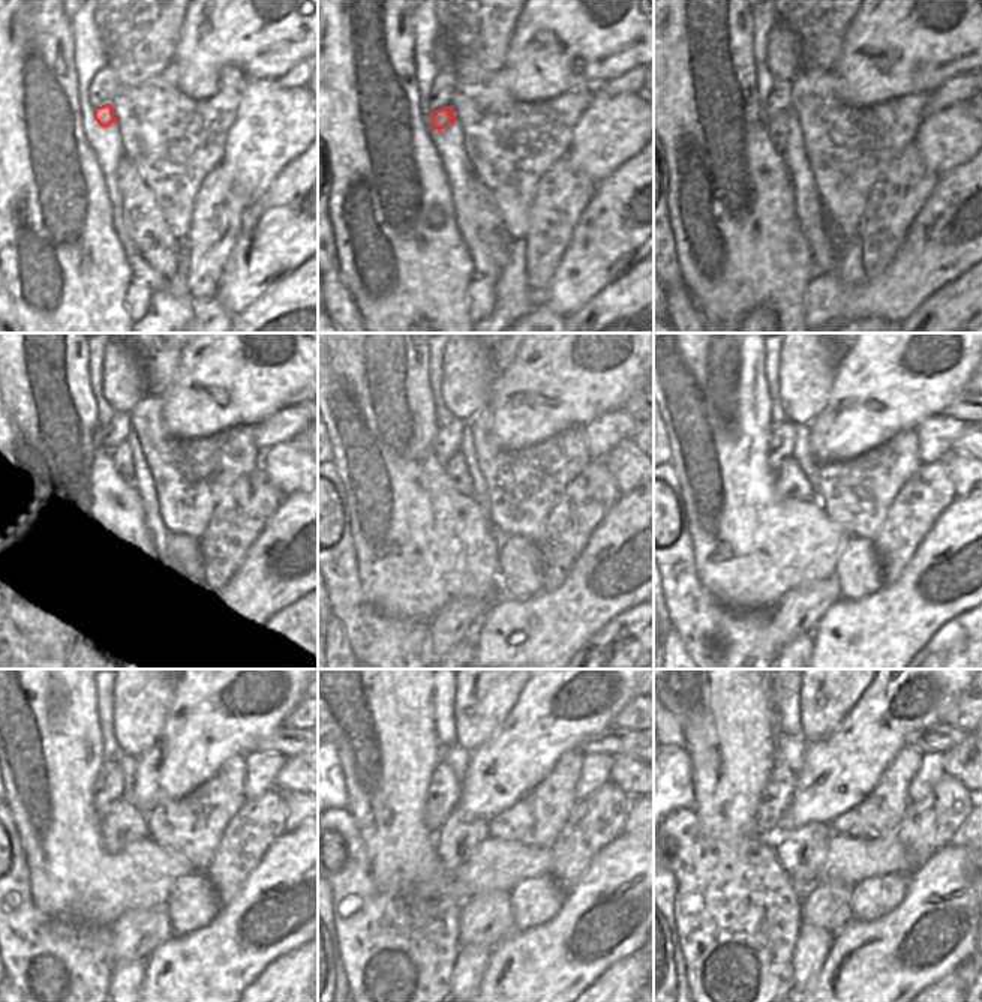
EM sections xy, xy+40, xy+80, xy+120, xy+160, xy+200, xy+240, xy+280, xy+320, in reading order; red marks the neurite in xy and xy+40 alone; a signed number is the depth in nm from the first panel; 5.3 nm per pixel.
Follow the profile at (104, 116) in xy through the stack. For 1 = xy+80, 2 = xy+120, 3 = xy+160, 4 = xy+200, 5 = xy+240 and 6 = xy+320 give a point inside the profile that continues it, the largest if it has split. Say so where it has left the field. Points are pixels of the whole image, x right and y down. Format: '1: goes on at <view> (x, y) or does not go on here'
1: goes on at xy+80 (777, 125)
2: goes on at xy+120 (122, 462)
3: goes on at xy+160 (456, 470)
4: goes on at xy+200 (790, 483)
5: goes on at xy+240 (123, 825)
6: goes on at xy+320 (801, 852)

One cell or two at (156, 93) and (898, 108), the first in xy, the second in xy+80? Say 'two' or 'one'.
one

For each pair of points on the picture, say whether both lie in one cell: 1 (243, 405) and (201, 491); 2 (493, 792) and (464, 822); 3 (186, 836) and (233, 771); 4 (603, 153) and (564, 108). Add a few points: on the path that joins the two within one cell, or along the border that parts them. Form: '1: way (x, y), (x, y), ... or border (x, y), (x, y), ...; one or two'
1: border (252, 426), (234, 426), (200, 440); two
2: border (458, 807), (486, 821); two
3: way (204, 827), (219, 807), (219, 798), (225, 789); one
4: border (592, 92), (589, 104), (571, 132), (567, 153); two

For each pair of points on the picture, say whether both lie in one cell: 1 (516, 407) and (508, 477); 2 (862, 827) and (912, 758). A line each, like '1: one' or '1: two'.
1: two
2: one

